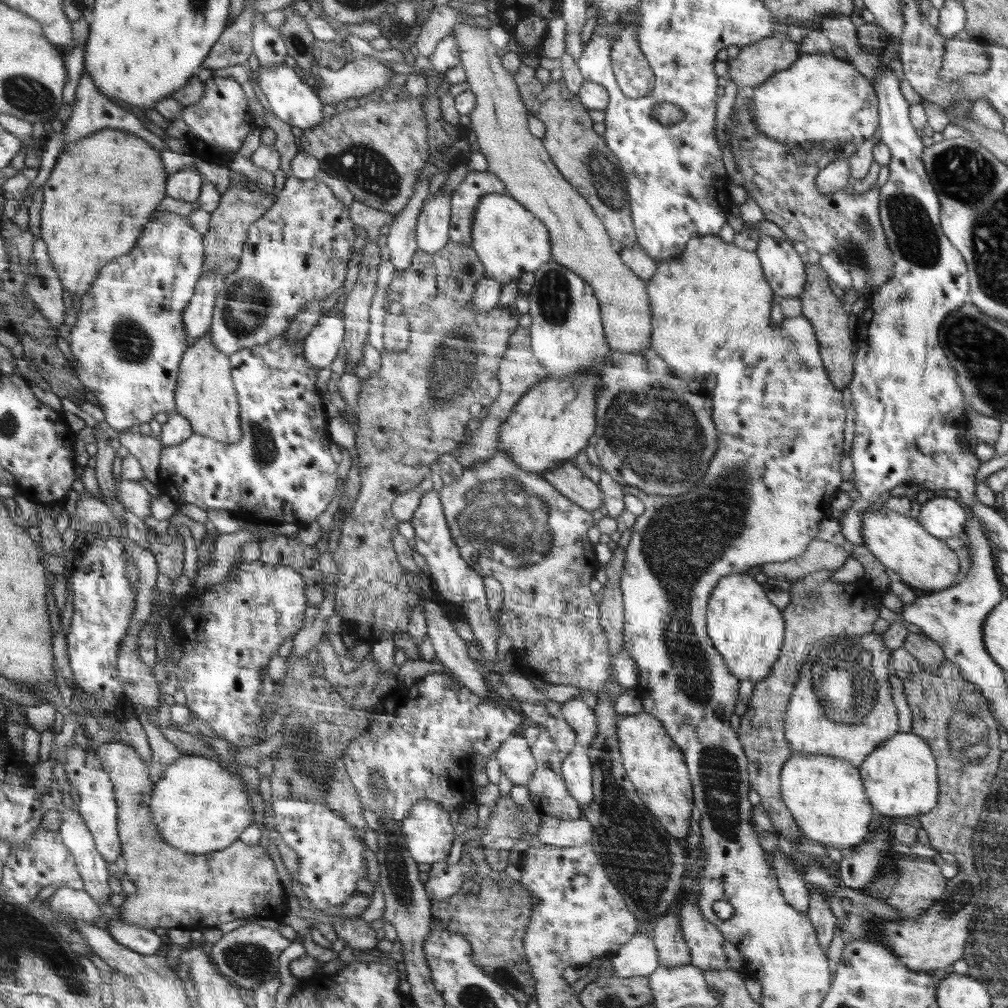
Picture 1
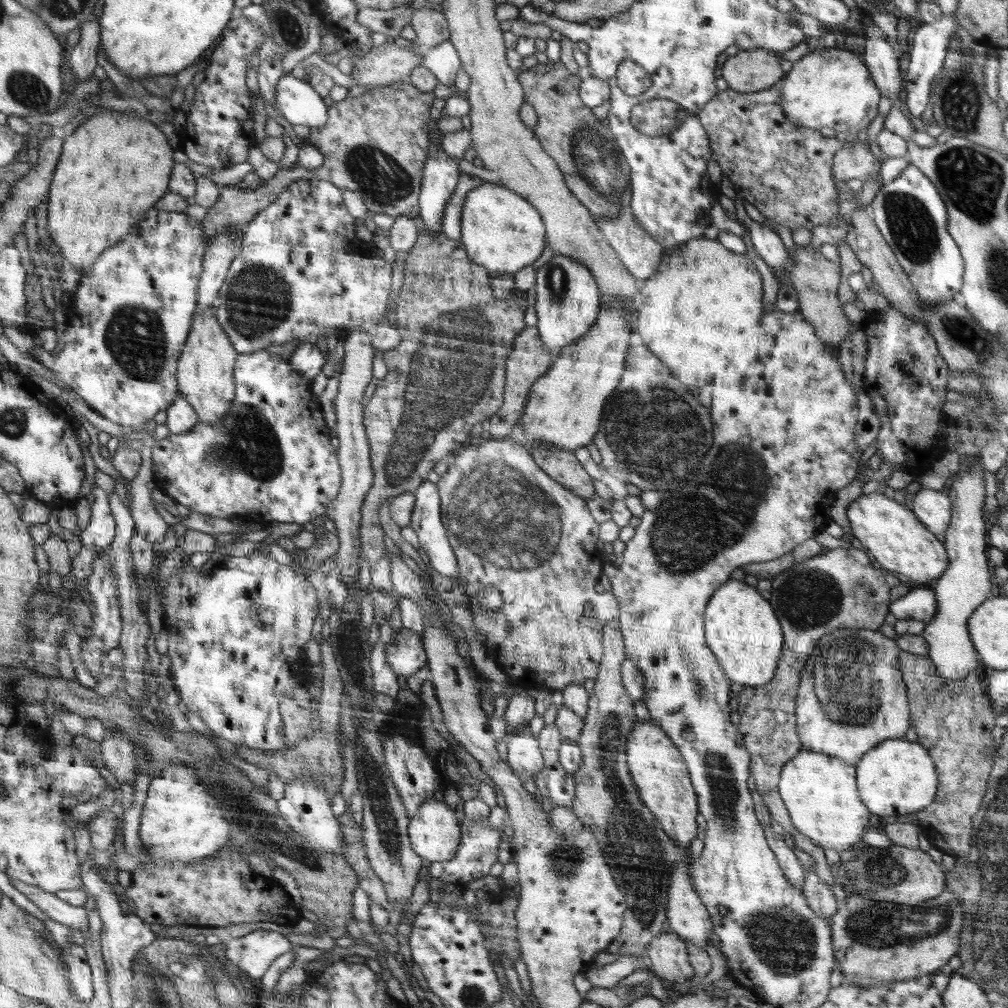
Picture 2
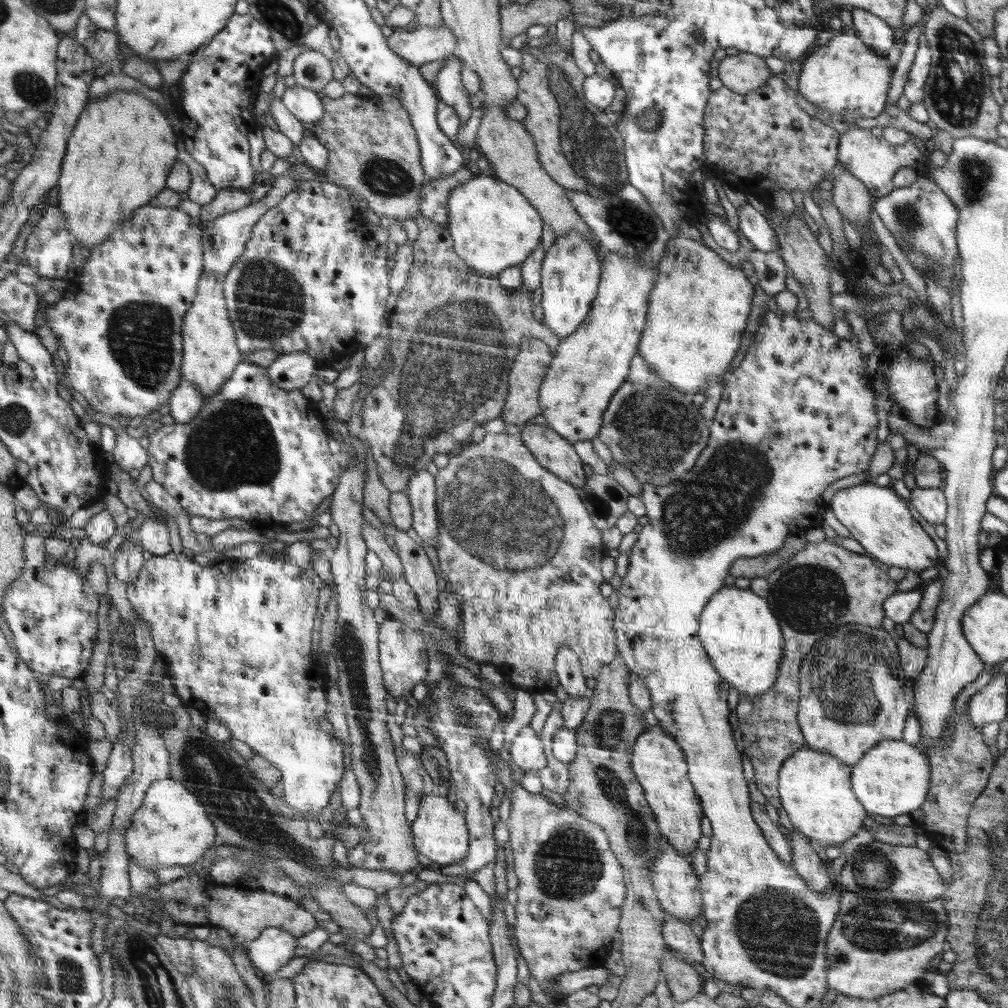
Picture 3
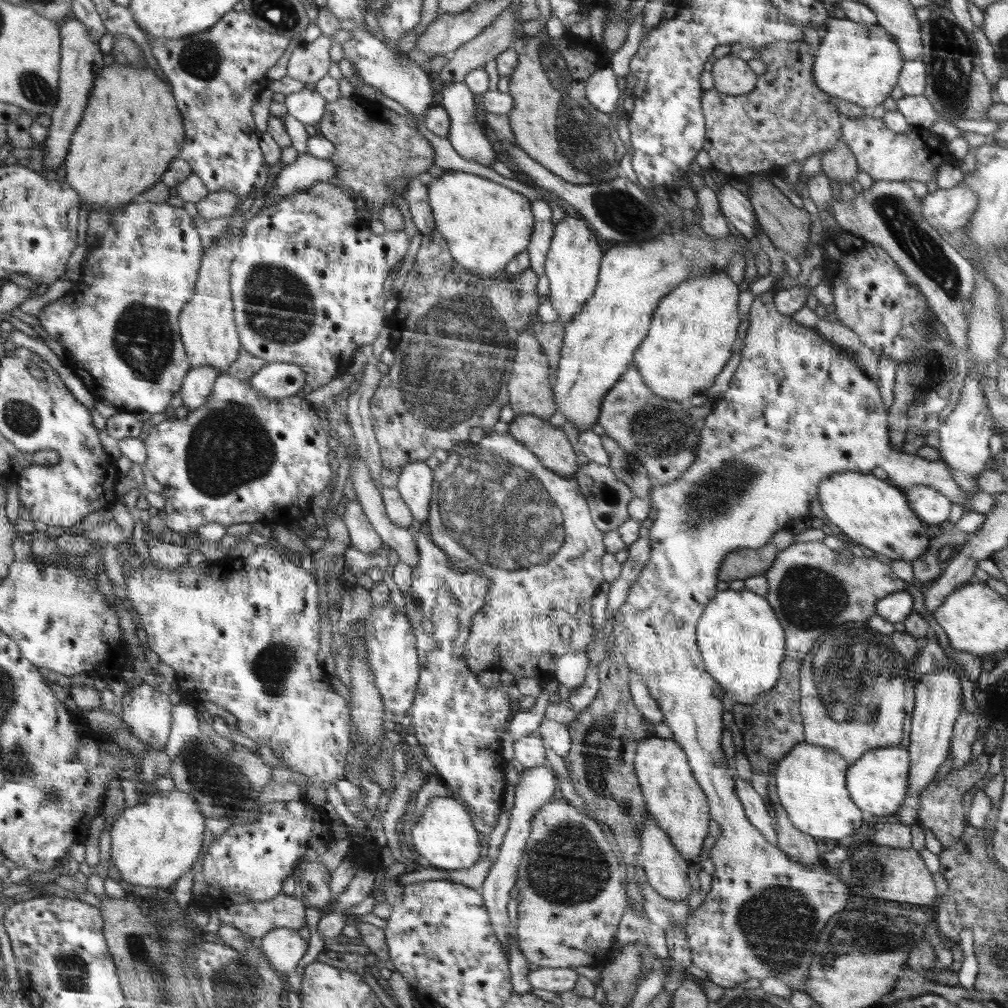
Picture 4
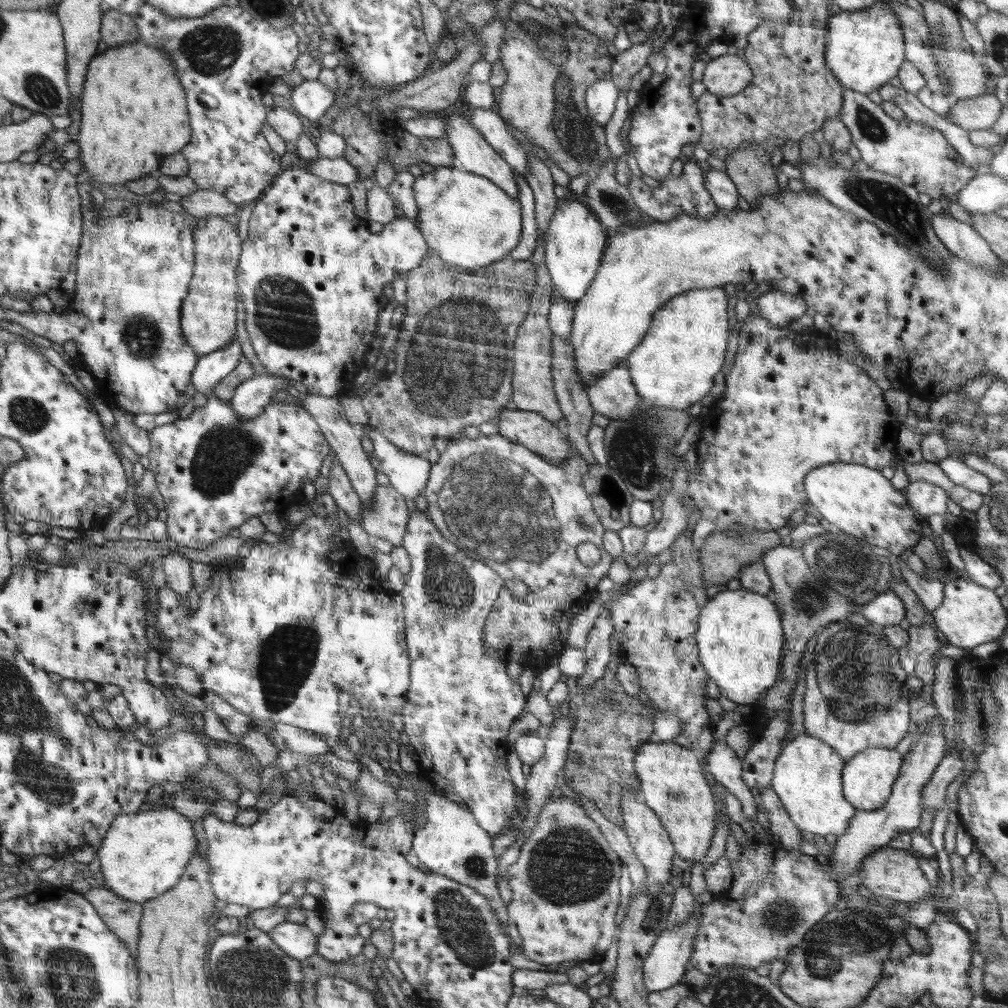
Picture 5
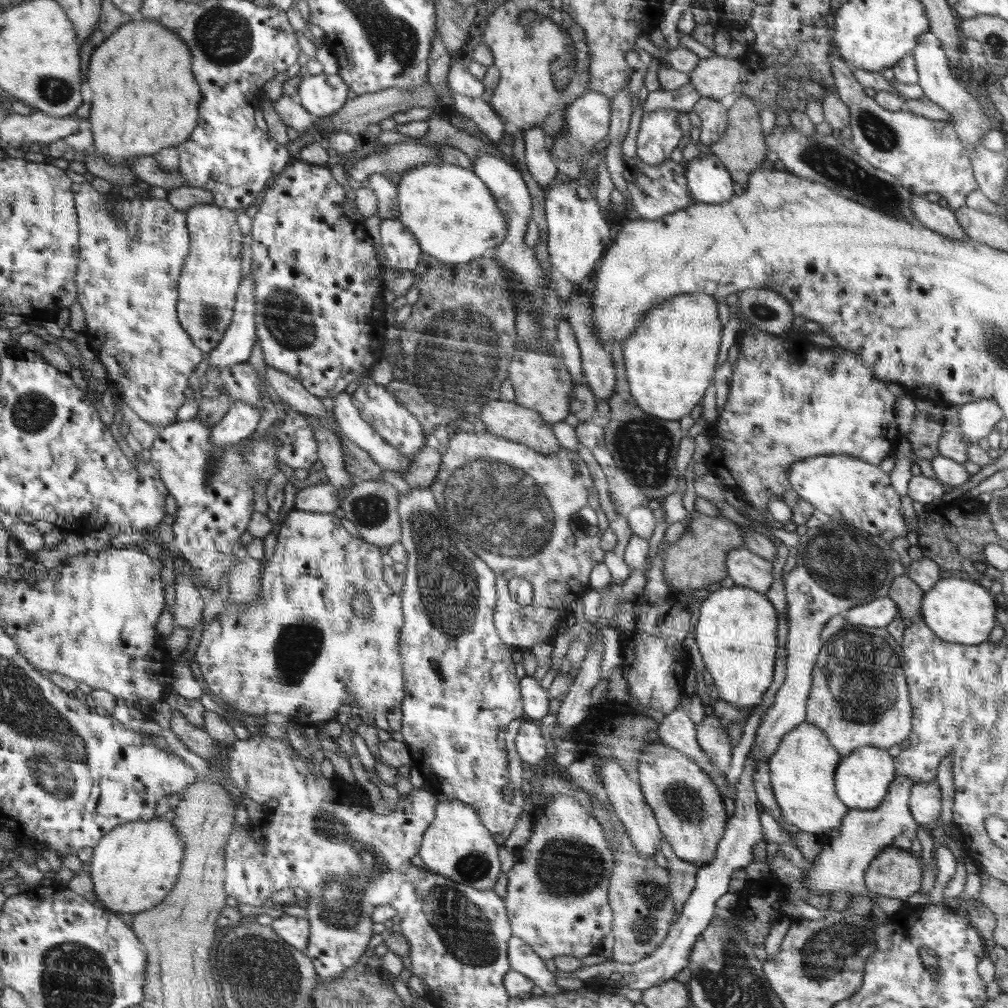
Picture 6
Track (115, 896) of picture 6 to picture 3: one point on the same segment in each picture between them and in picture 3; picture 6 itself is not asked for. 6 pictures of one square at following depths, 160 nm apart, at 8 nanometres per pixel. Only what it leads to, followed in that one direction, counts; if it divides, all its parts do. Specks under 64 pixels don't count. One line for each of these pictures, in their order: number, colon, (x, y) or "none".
3: (170, 828)
4: (152, 844)
5: (142, 856)

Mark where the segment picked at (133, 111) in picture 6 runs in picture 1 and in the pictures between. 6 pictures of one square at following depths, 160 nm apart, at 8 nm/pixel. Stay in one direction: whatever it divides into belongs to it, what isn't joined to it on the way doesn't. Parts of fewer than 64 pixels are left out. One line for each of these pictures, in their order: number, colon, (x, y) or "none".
1: (88, 219)
2: (115, 168)
3: (123, 149)
4: (116, 156)
5: (134, 114)

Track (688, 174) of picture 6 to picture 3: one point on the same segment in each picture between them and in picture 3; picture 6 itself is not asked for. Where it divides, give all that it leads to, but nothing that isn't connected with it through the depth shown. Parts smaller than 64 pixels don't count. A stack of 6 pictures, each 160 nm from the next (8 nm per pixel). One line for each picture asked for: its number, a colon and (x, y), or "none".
3: (756, 228)
4: (734, 205)
5: (723, 191)

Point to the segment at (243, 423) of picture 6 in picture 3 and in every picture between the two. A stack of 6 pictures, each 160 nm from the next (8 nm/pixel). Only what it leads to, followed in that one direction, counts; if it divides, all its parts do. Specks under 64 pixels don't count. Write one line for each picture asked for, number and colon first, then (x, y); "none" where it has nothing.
3: (288, 372)
4: (275, 380)
5: (249, 398)

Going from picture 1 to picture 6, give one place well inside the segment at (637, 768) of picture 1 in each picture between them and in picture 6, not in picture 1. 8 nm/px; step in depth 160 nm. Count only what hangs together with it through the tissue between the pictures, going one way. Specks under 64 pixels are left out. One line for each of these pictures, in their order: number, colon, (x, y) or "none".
2: (658, 768)
3: (659, 763)
4: (674, 798)
5: (672, 783)
6: (688, 807)

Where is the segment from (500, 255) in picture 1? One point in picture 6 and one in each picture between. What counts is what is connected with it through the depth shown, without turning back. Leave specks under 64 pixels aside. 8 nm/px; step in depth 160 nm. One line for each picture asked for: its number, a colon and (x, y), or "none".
2: (500, 230)
3: (494, 227)
4: (485, 224)
5: (472, 223)
6: (453, 214)

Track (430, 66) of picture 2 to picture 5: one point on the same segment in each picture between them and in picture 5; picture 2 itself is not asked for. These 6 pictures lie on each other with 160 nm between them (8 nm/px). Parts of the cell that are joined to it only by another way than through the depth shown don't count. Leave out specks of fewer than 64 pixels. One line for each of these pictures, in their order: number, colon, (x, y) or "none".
3: (449, 89)
4: (468, 136)
5: (476, 156)

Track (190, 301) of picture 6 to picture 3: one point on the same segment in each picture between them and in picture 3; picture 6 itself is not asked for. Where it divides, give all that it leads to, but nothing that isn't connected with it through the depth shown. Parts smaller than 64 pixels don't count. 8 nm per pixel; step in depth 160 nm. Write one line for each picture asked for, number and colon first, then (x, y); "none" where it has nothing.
3: (210, 355)
4: (207, 321)
5: (208, 313)

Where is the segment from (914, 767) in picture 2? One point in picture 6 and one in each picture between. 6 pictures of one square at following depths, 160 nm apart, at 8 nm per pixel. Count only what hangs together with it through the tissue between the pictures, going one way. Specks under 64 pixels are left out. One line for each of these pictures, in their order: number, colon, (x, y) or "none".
3: (893, 777)
4: (877, 782)
5: (867, 779)
6: (863, 779)

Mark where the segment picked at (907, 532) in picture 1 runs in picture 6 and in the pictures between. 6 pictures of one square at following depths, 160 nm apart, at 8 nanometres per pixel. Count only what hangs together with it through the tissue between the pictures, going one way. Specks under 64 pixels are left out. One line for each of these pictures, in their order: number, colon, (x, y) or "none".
2: (891, 534)
3: (878, 519)
4: (866, 509)
5: (861, 501)
6: (852, 491)

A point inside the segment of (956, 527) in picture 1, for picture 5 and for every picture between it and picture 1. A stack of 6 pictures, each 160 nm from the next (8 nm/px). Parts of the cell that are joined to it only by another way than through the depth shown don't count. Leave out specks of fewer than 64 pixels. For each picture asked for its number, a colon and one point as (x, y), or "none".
2: (933, 508)
3: (930, 503)
4: (933, 507)
5: (925, 498)

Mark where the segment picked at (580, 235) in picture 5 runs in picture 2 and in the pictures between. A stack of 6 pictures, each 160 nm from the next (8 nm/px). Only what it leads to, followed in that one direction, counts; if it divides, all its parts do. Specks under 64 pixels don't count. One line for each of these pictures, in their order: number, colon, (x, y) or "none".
2: (567, 303)
3: (570, 273)
4: (572, 266)

